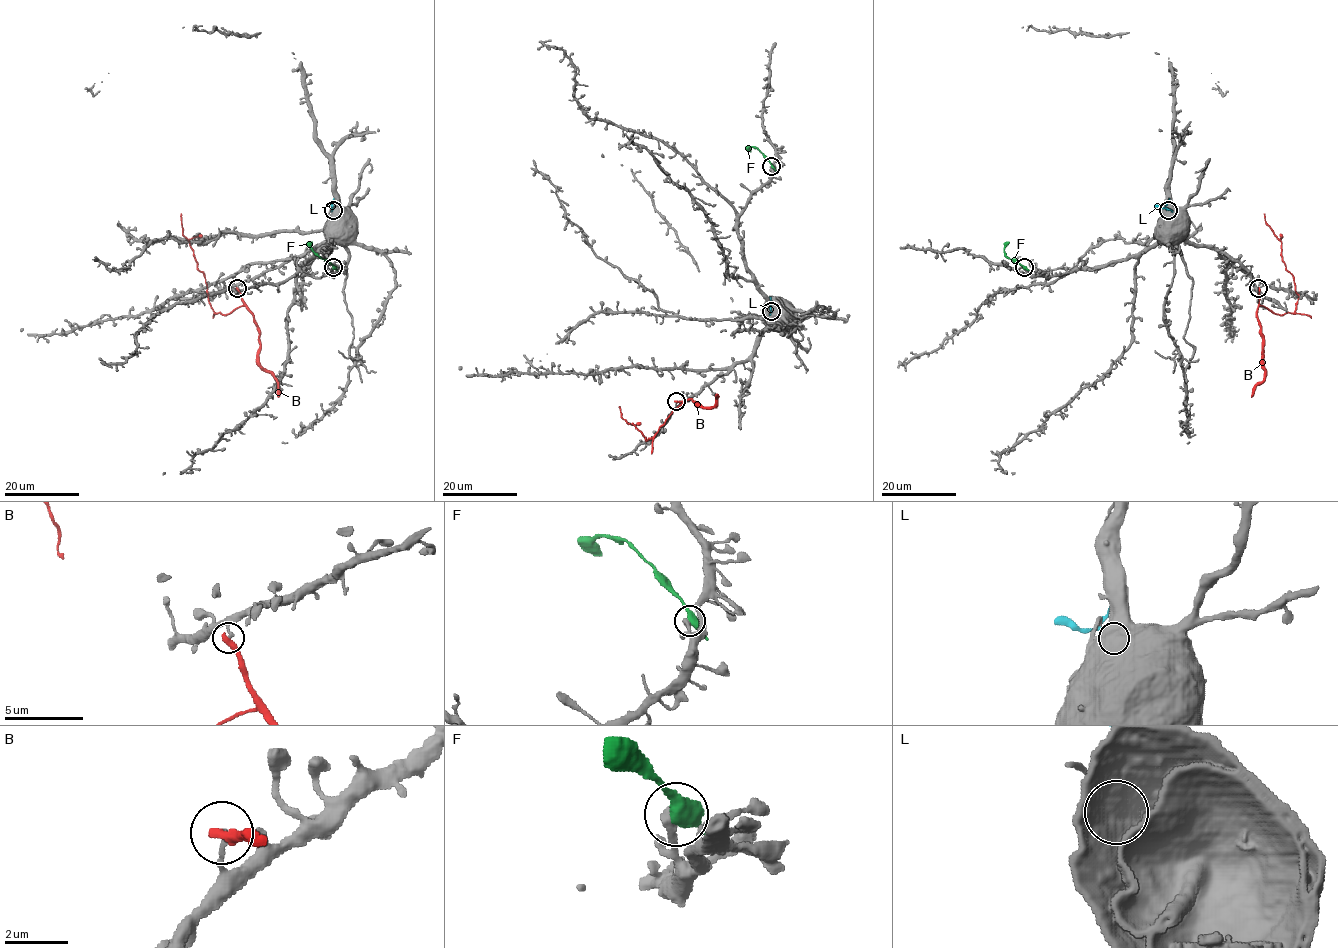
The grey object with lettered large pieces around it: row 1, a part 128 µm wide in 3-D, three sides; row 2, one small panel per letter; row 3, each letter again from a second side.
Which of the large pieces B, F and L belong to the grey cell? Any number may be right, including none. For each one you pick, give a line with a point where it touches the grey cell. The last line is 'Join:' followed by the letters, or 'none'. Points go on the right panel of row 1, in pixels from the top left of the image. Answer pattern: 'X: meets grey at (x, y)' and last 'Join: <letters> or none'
Join: none

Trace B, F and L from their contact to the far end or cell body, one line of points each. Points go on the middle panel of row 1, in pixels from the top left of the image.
B: (676, 401), (682, 403), (646, 441), (632, 424), (627, 424), (621, 416), (619, 406)
F: (772, 167), (756, 147), (751, 146), (750, 151)
L: (771, 311), (770, 297)

